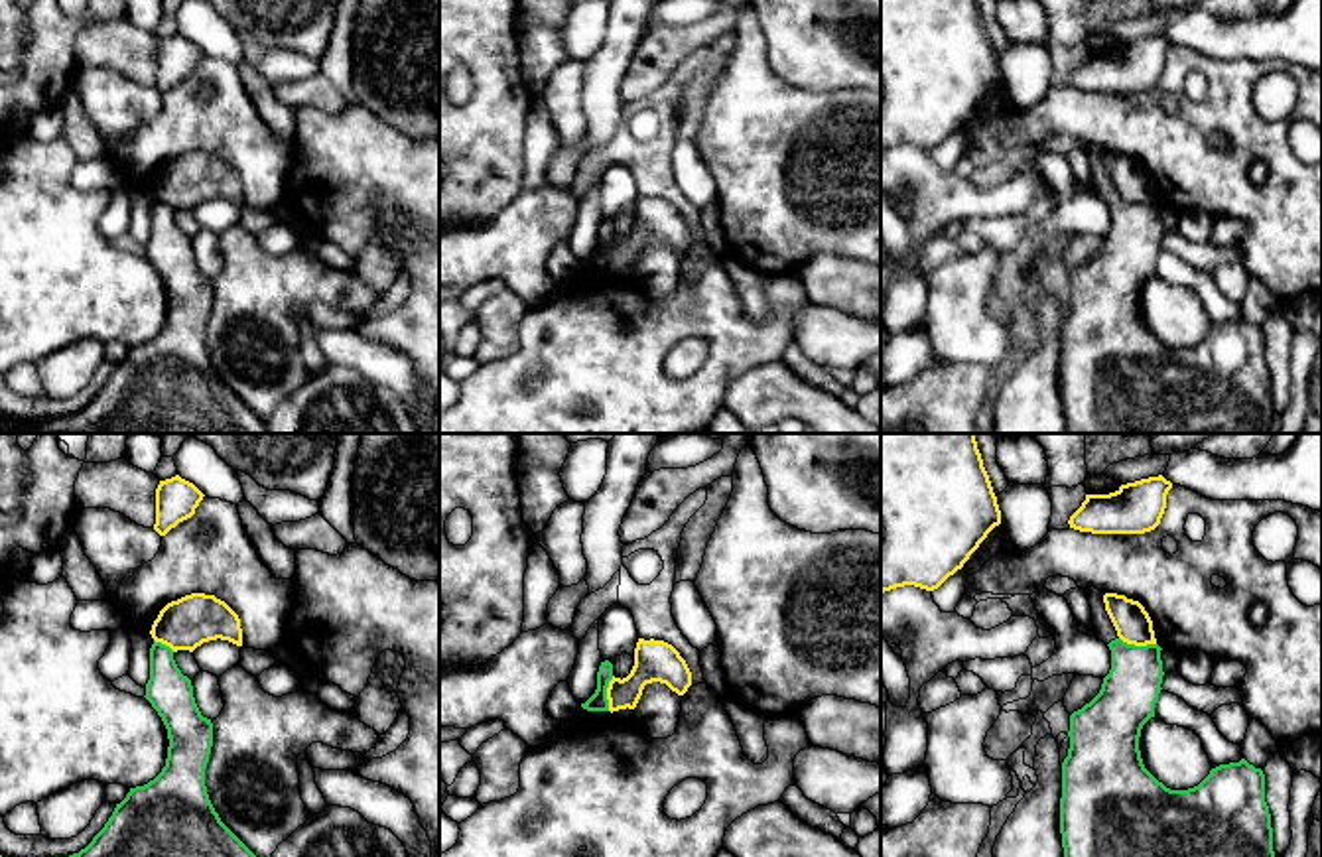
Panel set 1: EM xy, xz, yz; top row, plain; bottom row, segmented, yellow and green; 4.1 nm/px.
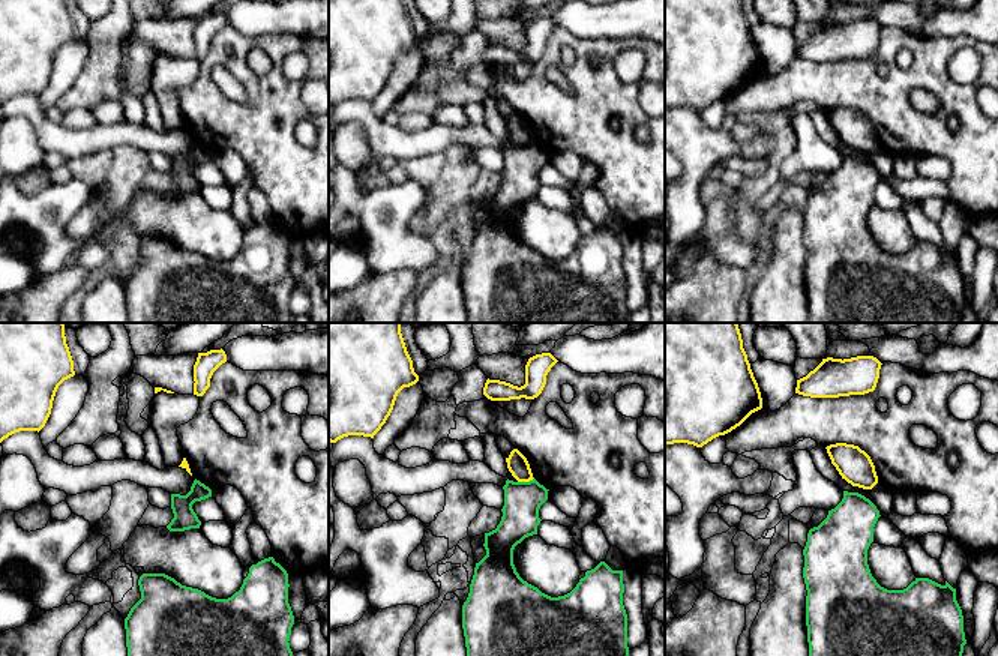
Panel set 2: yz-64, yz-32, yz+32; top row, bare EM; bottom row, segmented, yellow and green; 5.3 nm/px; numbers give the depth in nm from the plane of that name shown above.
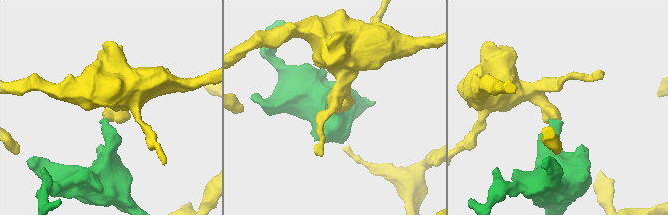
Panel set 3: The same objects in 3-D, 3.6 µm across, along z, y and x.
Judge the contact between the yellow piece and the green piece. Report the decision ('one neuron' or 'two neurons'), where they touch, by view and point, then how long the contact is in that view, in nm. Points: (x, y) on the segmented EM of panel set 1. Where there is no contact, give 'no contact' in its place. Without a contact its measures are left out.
two neurons | yz (1137, 645) | 160 nm

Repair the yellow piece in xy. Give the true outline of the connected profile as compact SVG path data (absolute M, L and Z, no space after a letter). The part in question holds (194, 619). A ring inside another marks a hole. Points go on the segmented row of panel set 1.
M191 593L167 603L150 634L173 652L193 652L203 642L217 638L242 646L238 615L225 601L205 593Z

